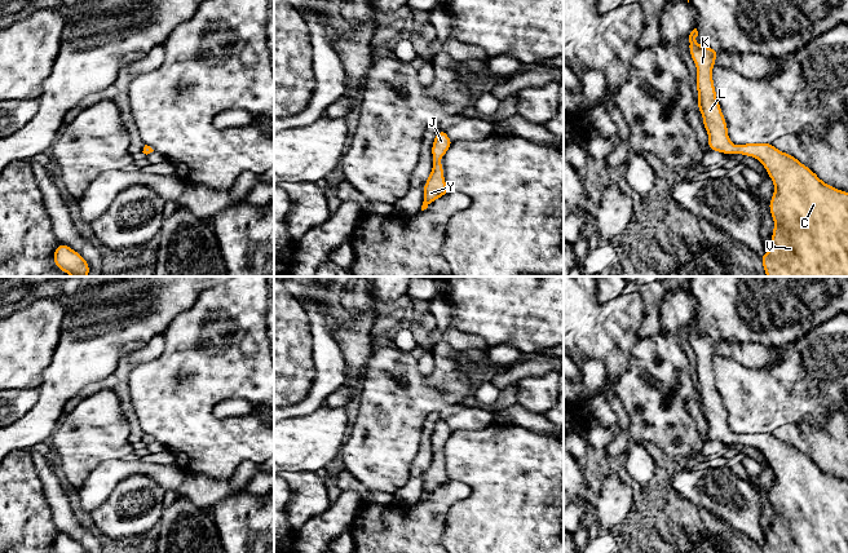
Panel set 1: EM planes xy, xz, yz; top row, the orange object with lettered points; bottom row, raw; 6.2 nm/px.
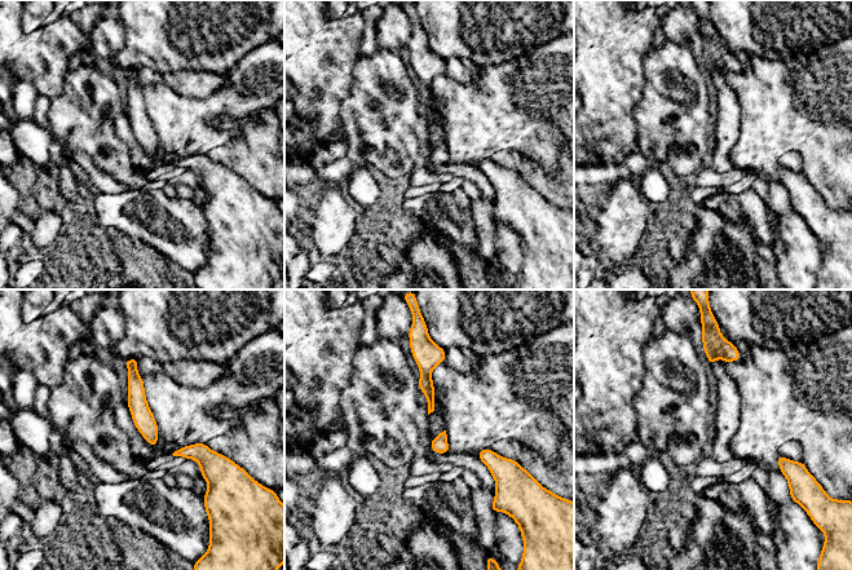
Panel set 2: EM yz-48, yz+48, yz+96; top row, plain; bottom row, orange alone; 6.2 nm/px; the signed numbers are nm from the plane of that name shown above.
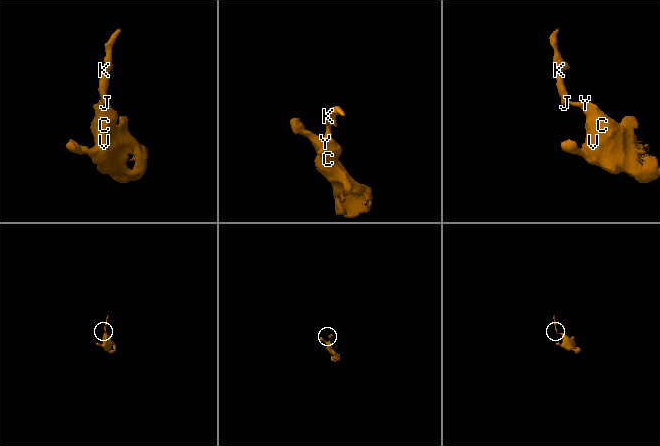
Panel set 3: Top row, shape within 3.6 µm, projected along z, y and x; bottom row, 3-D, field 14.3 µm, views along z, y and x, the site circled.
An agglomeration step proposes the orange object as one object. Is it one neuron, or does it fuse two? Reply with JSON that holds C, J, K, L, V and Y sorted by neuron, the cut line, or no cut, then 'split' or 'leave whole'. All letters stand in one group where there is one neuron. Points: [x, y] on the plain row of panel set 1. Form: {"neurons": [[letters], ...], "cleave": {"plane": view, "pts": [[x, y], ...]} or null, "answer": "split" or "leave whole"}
{"neurons": [["C", "J", "K", "L", "V", "Y"]], "cleave": null, "answer": "leave whole"}

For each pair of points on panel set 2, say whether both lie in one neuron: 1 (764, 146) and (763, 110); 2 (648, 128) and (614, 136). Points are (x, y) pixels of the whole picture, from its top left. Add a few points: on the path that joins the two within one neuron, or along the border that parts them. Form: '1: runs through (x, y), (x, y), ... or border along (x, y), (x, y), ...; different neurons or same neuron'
1: runs through (764, 137), (764, 119); same neuron
2: border along (638, 101), (632, 110), (636, 144); different neurons

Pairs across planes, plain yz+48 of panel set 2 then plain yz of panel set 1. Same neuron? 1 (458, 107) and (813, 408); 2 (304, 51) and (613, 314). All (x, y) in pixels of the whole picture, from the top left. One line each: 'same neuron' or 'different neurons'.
1: same neuron
2: same neuron

